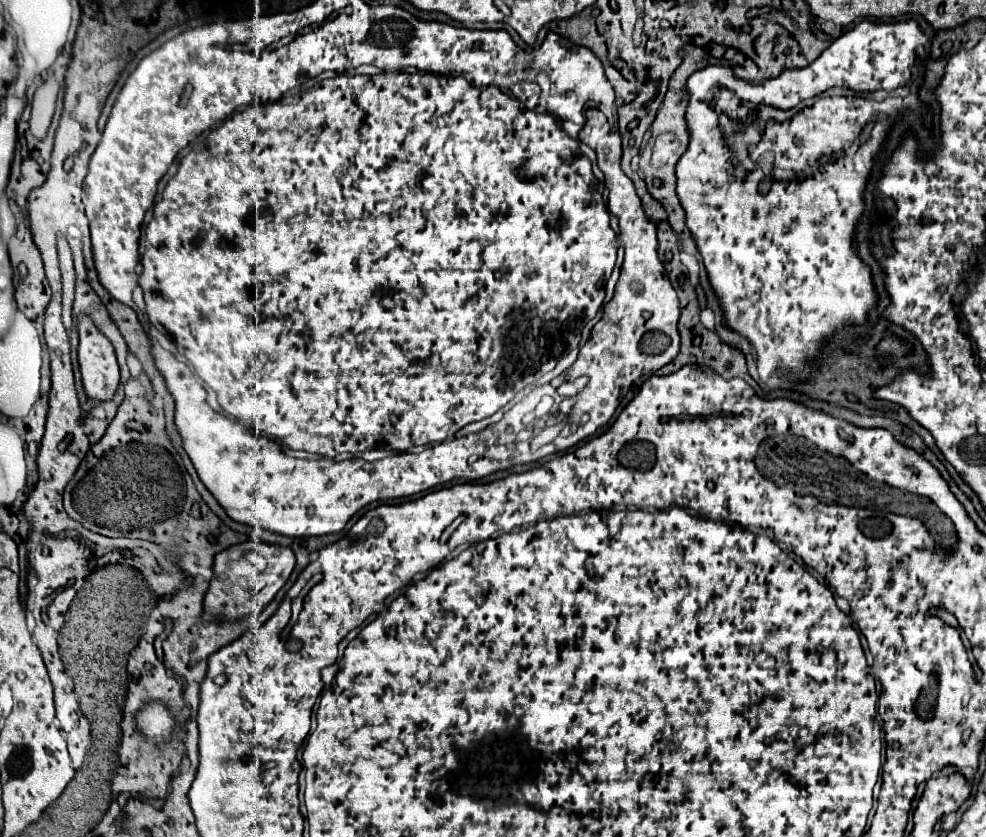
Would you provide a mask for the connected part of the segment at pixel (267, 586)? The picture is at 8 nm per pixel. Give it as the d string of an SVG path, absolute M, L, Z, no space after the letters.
M245 541L215 555L213 579L205 595L205 619L235 619L259 615L265 605L287 583L295 567L295 555L289 547Z

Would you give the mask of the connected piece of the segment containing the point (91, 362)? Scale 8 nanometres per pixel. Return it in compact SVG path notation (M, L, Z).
M81 317L79 321L79 365L85 393L91 399L111 399L119 385L119 367L113 345L97 327Z

